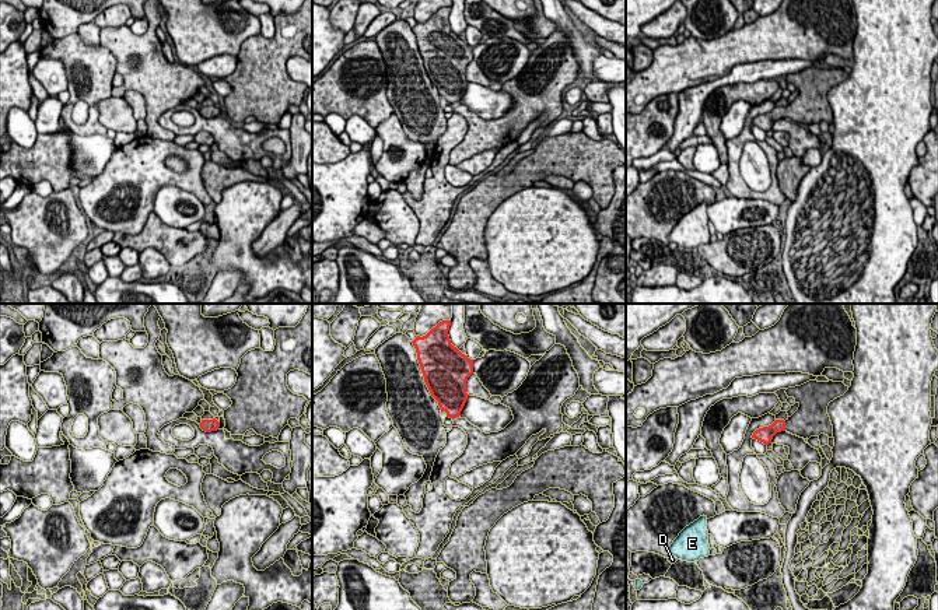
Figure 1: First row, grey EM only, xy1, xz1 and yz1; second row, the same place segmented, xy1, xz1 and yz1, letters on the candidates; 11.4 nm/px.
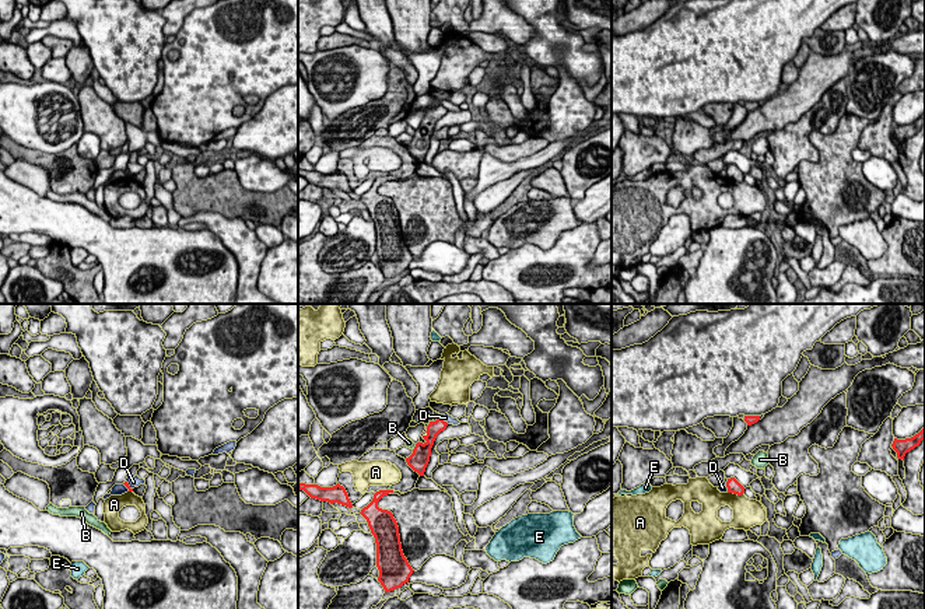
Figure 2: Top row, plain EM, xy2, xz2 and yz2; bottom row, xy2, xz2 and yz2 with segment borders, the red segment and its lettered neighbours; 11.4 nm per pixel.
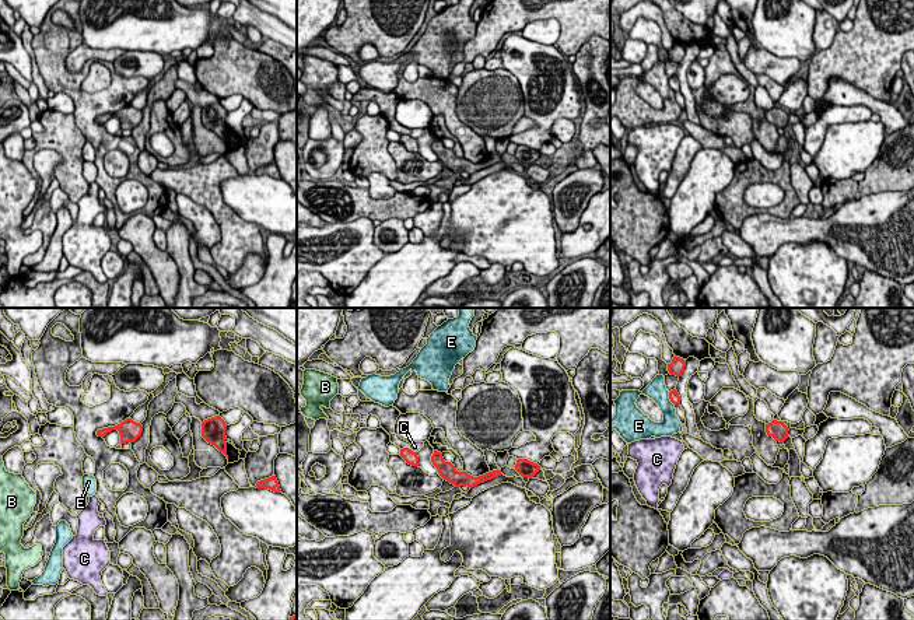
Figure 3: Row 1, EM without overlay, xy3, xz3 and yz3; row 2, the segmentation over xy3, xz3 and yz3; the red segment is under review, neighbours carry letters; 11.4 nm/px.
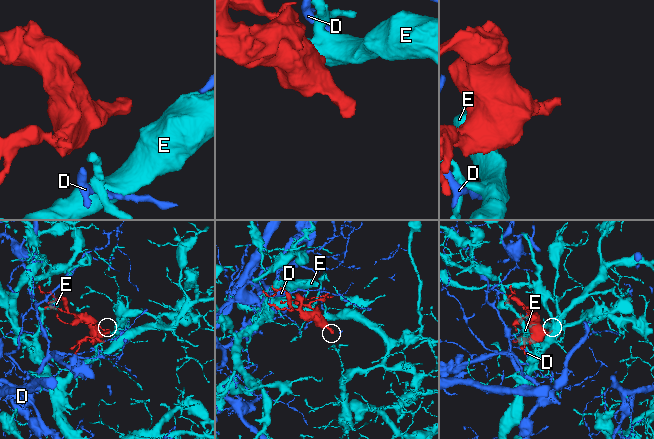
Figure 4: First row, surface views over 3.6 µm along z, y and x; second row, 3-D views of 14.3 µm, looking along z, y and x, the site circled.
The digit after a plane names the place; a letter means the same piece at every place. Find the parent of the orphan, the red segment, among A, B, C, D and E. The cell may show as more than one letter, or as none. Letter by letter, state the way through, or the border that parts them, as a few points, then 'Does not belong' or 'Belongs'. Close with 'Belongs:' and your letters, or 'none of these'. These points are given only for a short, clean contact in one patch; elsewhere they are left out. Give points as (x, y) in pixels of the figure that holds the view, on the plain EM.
A: Does not belong
B: Boundary: xz2 (416, 130), (413, 136). Does not belong
C: Boundary: xz3 (408, 135), (416, 139). Does not belong
D: Boundary: xz2 (437, 104), (448, 109). Does not belong
E: Does not belong
Belongs: none of these

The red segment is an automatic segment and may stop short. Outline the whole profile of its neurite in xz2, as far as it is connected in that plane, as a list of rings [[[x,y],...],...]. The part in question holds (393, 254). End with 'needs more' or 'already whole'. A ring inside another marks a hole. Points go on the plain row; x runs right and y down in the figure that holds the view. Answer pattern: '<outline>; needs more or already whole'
[[[393,176],[376,178],[372,188],[360,199],[367,206],[375,224],[378,267],[385,279],[390,279],[409,269],[414,258],[403,241],[399,213],[393,200],[378,193],[378,188],[389,179],[393,179]]]; already whole

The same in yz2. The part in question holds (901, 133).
[[[925,113],[911,125],[894,125],[891,133],[897,139],[897,144],[904,147],[905,140],[918,133],[922,126],[925,126]]]; already whole

